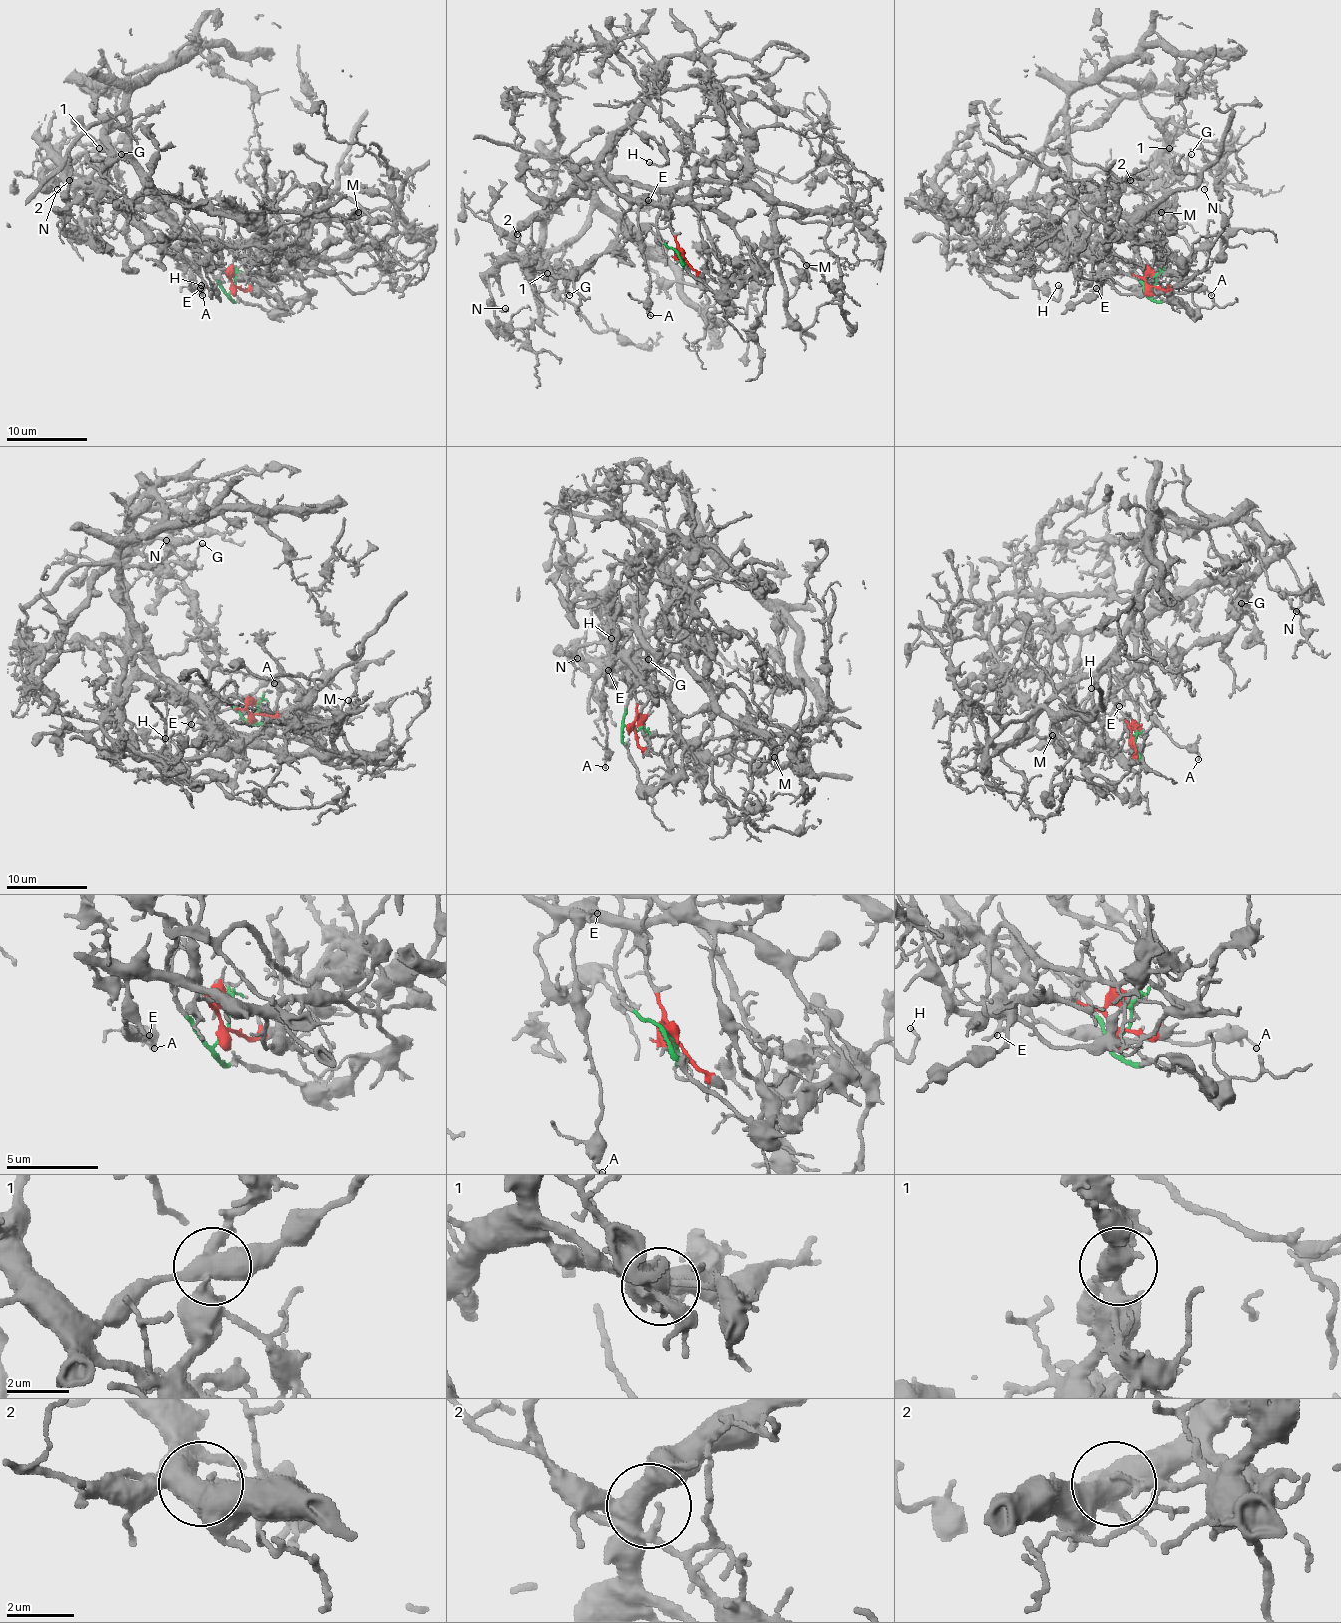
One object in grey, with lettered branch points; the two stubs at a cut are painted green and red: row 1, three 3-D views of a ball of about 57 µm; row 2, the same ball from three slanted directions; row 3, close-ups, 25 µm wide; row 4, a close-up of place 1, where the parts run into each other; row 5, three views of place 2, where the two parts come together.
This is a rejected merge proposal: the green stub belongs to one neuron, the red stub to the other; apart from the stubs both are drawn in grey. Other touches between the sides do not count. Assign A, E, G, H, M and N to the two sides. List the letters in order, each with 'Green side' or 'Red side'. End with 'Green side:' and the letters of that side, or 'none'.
A: Red side
E: Red side
G: Green side
H: Red side
M: Green side
N: Red side
Green side: G, M

